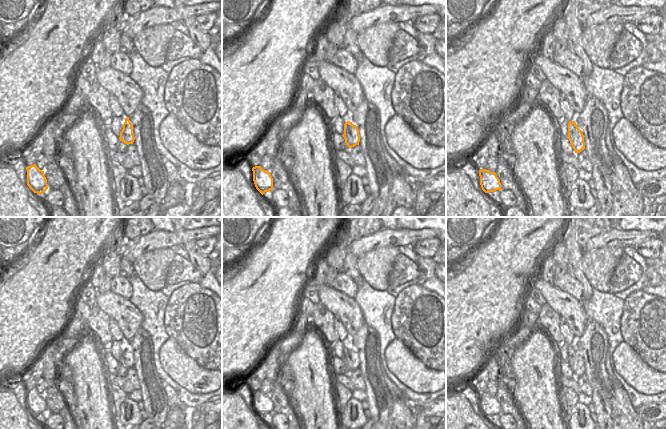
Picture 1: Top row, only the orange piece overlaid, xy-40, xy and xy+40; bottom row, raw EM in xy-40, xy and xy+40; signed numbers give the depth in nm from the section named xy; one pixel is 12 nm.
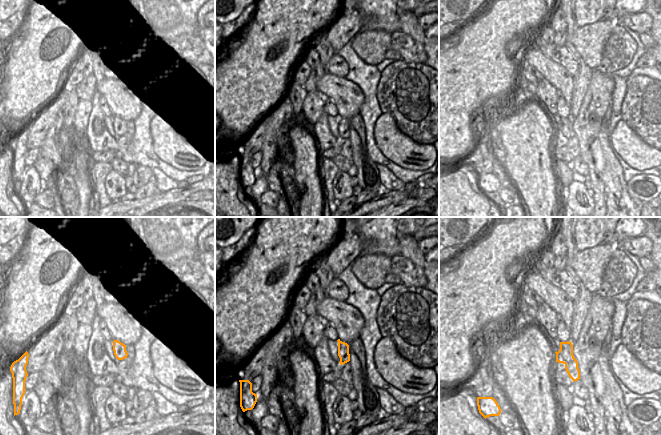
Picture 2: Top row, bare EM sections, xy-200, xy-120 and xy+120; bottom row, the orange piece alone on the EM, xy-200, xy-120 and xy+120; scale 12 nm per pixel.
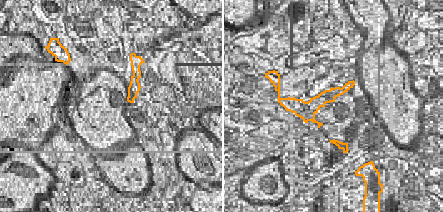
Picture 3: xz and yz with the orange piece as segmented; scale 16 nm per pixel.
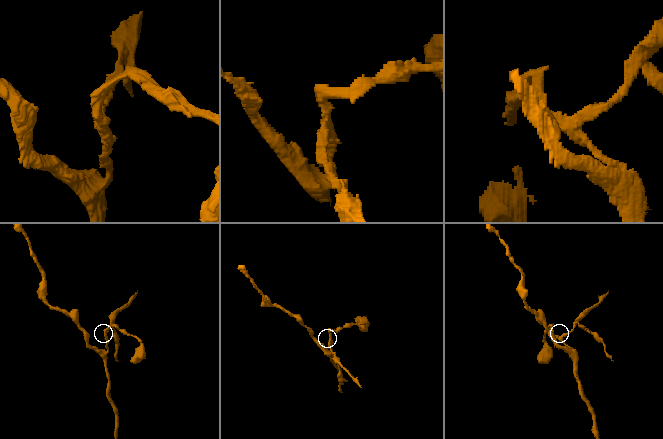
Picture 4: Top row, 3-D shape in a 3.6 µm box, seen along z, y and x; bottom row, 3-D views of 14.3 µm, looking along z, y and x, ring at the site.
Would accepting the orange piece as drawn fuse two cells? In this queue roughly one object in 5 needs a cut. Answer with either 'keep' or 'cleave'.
cleave

